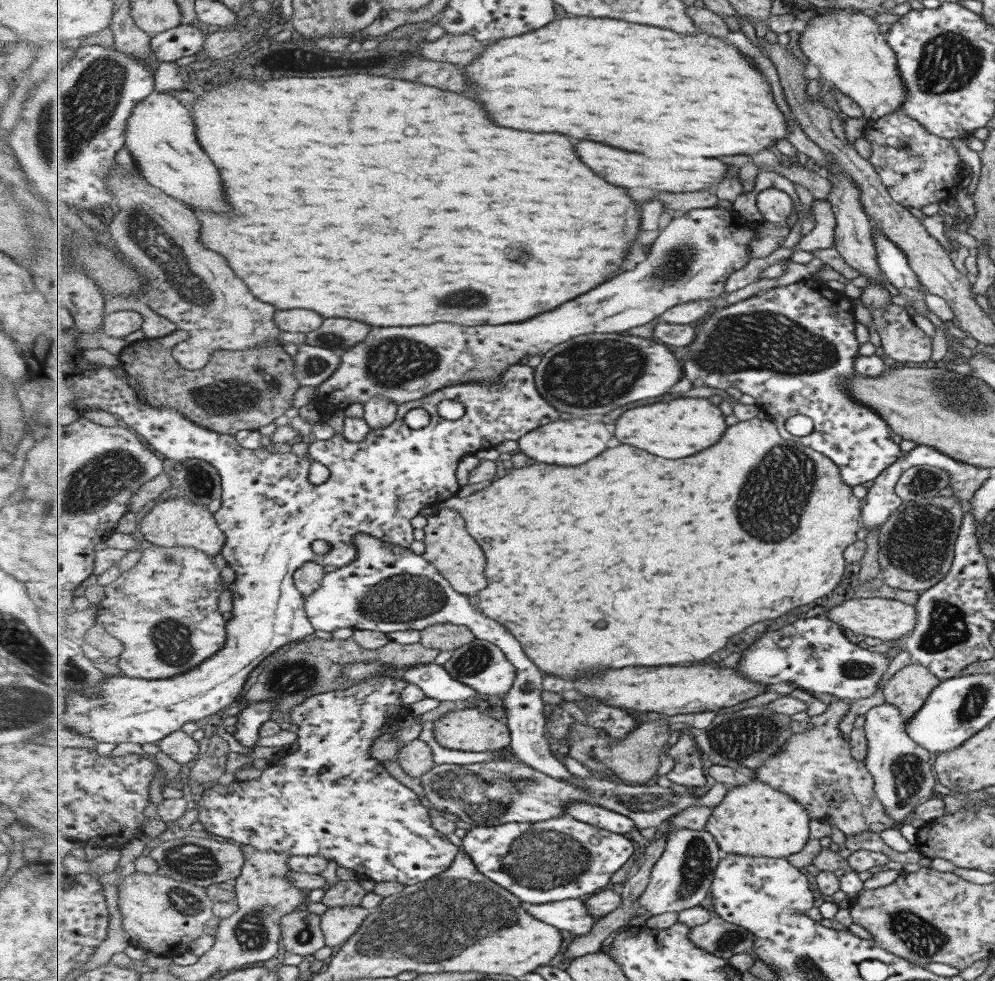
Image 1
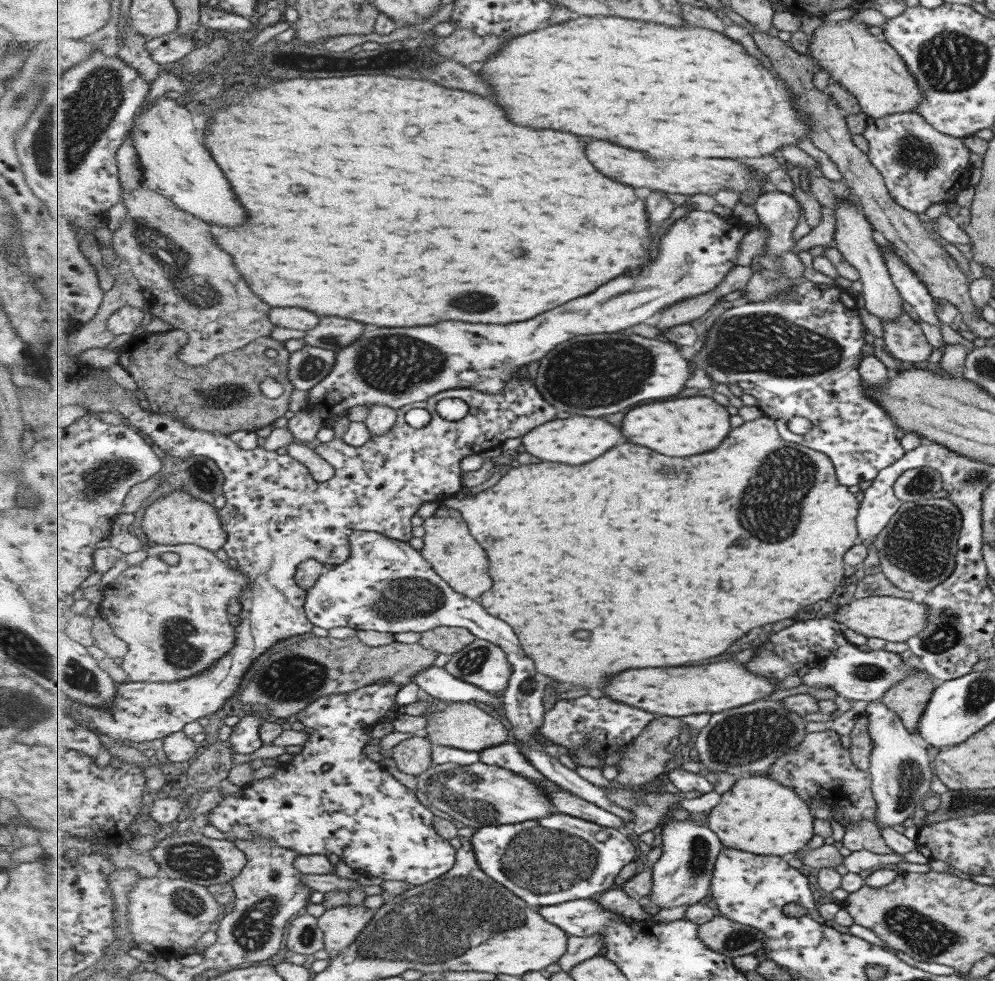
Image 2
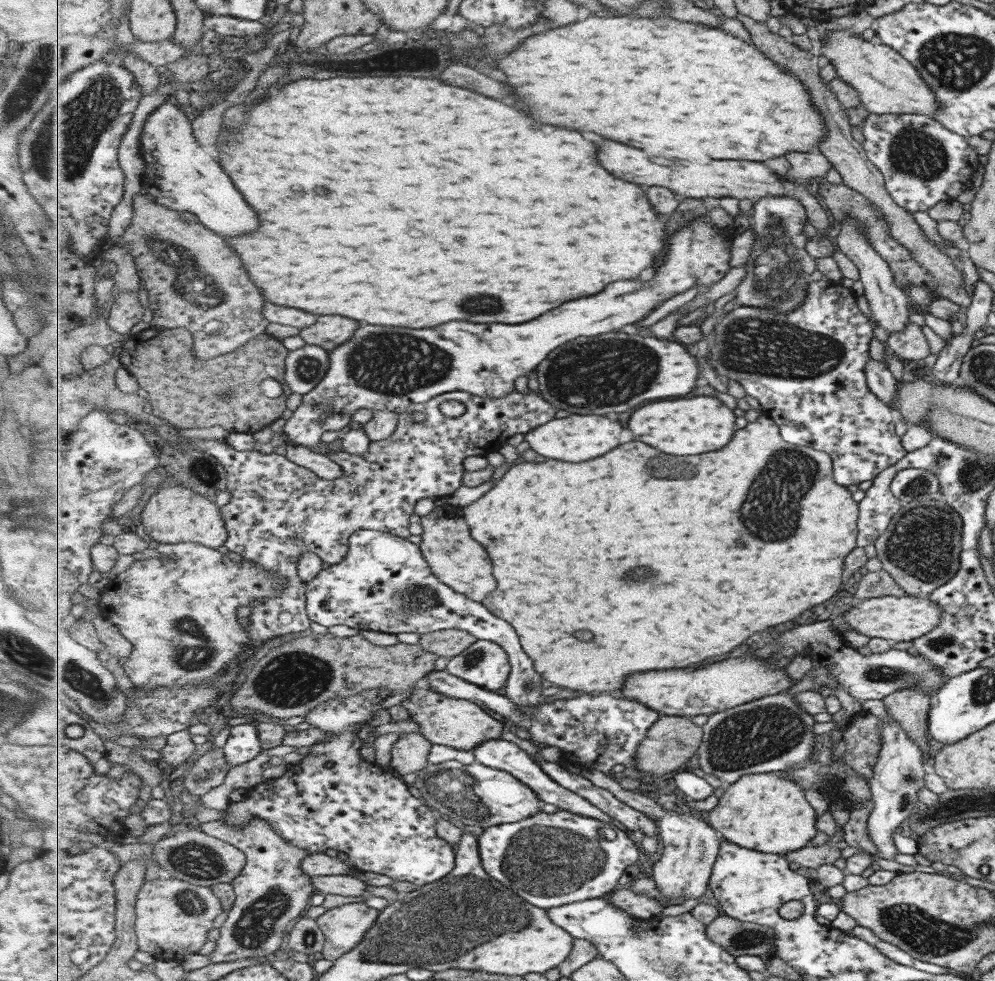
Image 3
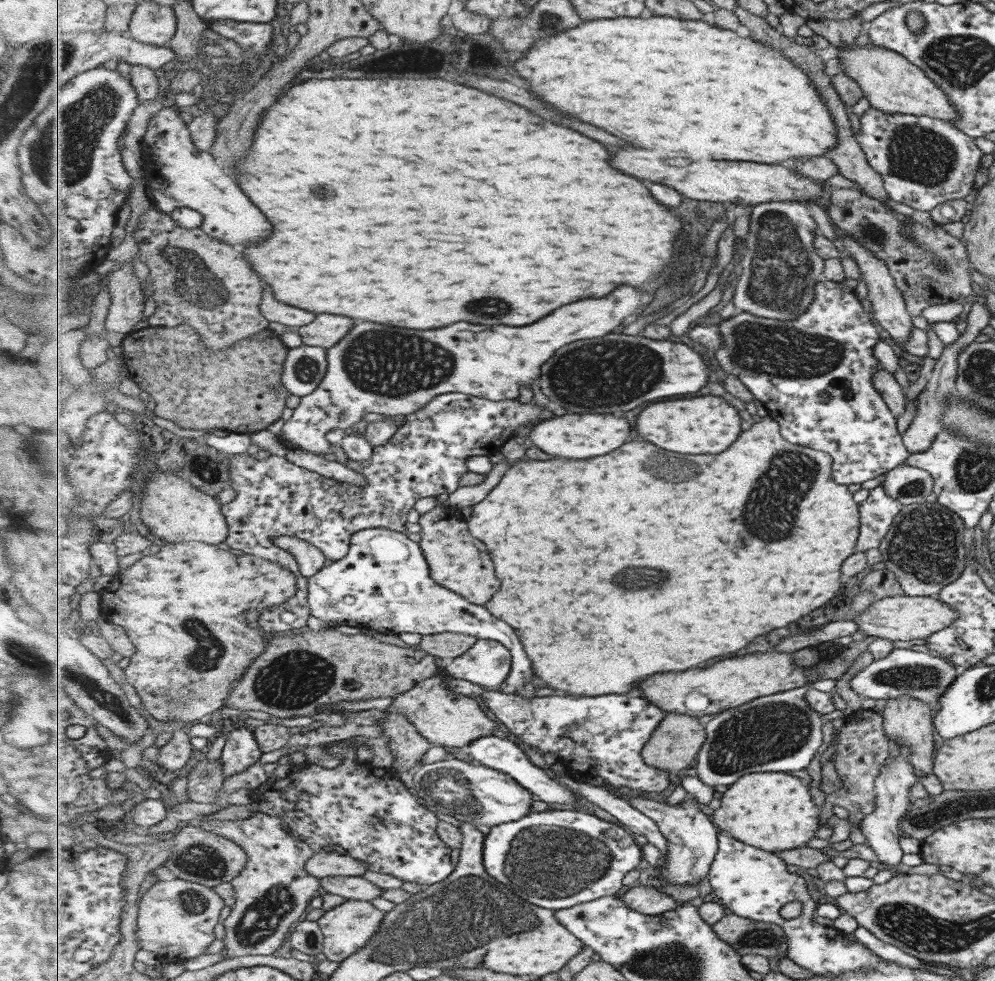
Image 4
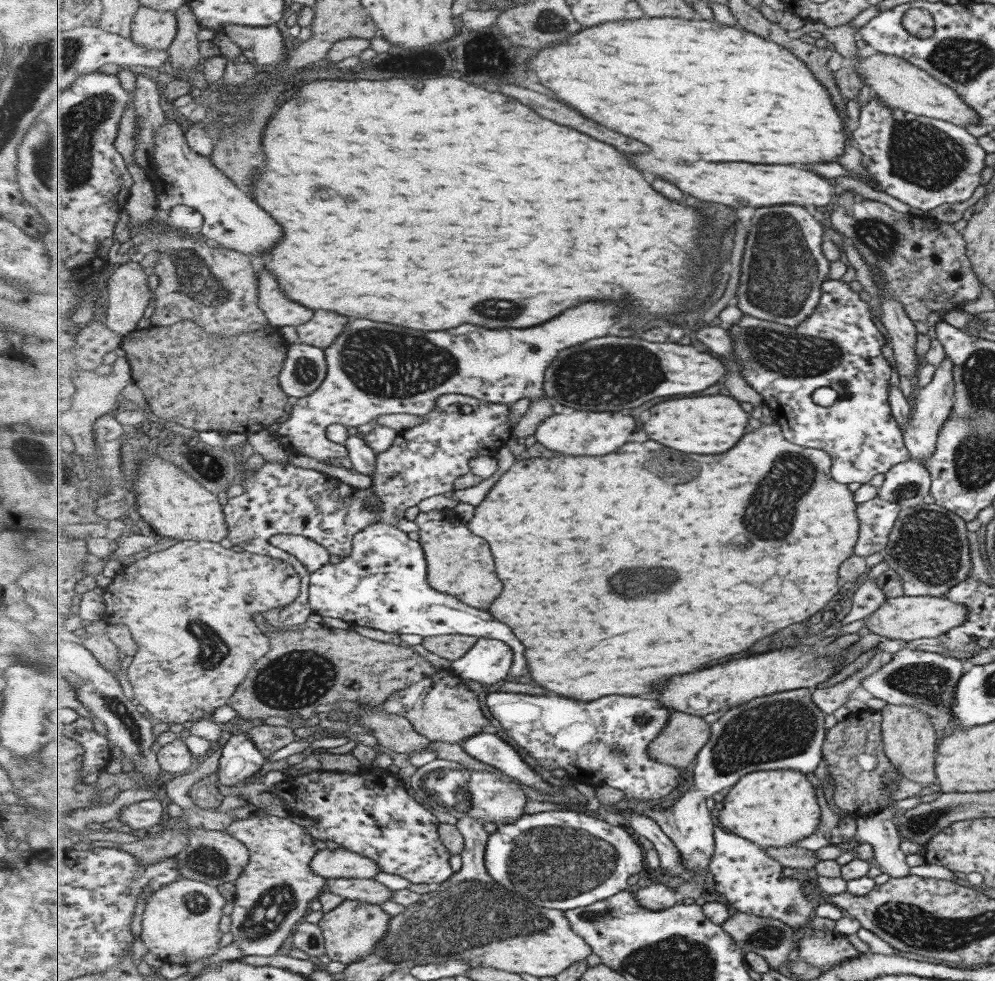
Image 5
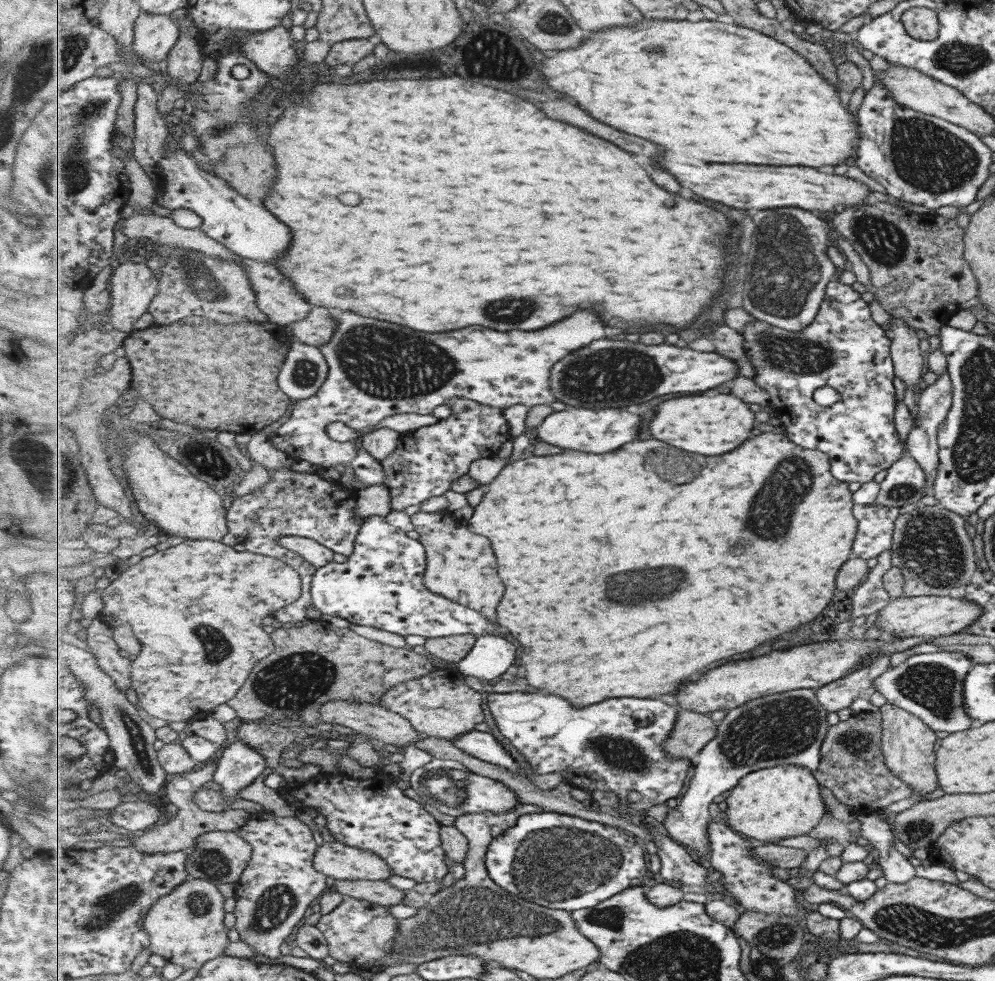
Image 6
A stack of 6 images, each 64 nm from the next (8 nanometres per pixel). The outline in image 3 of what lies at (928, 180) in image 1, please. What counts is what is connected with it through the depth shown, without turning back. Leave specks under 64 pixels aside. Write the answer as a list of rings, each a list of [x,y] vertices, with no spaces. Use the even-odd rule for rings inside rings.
[[[869,113],[861,123],[861,146],[867,160],[882,174],[884,187],[893,202],[907,212],[926,211],[934,204],[942,204],[972,187],[971,174],[979,165],[977,153],[964,136],[943,127],[933,117],[903,113],[877,115]]]

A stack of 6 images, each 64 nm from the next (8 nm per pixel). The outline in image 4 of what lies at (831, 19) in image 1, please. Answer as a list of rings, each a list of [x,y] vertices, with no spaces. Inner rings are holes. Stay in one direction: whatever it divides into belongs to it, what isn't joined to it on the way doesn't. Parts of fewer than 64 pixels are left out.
[[[855,44],[837,46],[837,49],[837,57],[841,57],[845,64],[842,72],[859,85],[861,94],[868,100],[869,106],[885,113],[907,113],[944,121],[951,121],[959,116],[959,113],[955,113],[957,109],[947,99],[945,91],[927,79],[923,71],[904,60],[900,54],[877,46],[868,49]]]

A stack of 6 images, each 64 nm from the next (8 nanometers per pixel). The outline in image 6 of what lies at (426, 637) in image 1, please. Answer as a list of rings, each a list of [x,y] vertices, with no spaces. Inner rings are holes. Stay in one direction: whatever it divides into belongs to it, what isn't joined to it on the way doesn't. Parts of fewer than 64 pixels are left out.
[[[453,635],[428,639],[424,645],[430,654],[447,662],[459,663],[473,650],[478,637],[475,635]]]

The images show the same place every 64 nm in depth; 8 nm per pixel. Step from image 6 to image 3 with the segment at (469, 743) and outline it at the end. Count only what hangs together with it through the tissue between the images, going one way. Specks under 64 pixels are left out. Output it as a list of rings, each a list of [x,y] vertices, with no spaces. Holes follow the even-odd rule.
[[[487,740],[478,746],[477,749],[472,751],[475,754],[475,759],[480,764],[486,765],[490,768],[495,768],[504,772],[509,772],[512,776],[515,776],[522,784],[529,786],[533,791],[537,792],[537,796],[541,798],[543,803],[552,804],[559,809],[559,811],[573,812],[580,816],[587,816],[601,820],[602,822],[615,823],[612,817],[609,817],[603,810],[597,808],[584,800],[582,796],[577,793],[568,790],[558,784],[553,778],[550,778],[544,769],[537,764],[534,758],[525,752],[521,746],[517,746],[515,742],[509,742],[509,740]]]

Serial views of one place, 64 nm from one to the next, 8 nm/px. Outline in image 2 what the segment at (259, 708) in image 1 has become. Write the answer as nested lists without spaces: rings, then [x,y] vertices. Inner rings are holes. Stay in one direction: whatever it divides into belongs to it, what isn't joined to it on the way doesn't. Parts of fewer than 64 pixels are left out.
[[[246,709],[246,715],[232,727],[232,732],[227,740],[234,754],[253,754],[264,746],[260,735],[260,728],[264,721],[255,712],[250,714]]]

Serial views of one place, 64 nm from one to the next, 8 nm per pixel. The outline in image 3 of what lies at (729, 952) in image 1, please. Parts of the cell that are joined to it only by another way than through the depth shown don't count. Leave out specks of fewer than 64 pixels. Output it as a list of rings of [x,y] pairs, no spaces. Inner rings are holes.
[[[722,914],[717,920],[713,920],[711,924],[708,924],[707,935],[711,937],[711,940],[719,943],[721,947],[727,949],[735,956],[743,956],[743,954],[763,956],[763,954],[770,954],[773,957],[775,952],[777,952],[777,947],[775,947],[775,942],[777,942],[775,929],[767,927],[767,925],[763,926],[739,920],[727,914]]]

